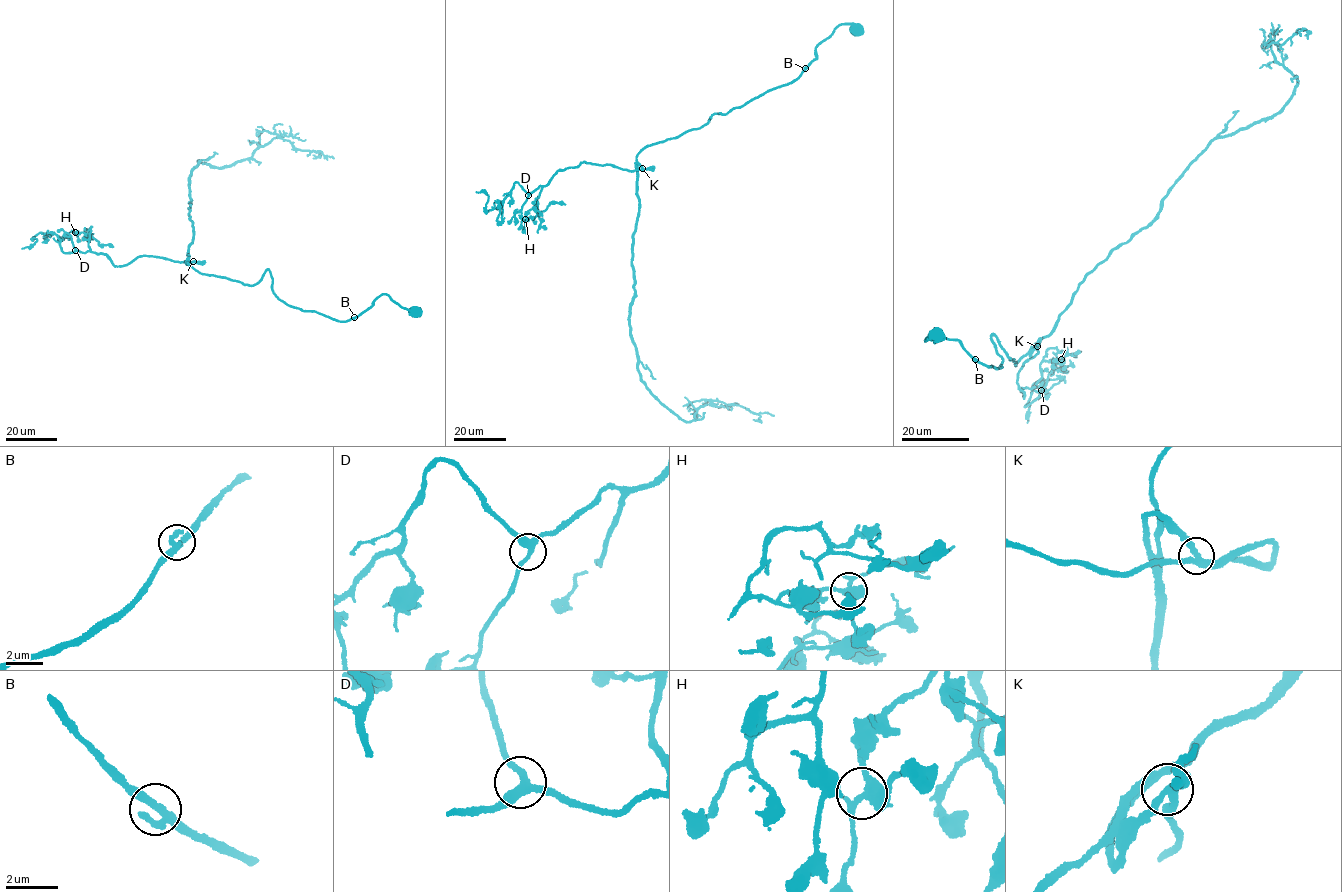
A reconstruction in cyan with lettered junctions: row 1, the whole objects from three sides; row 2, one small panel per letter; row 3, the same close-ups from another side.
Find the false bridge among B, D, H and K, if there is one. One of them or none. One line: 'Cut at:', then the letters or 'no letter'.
Cut at: no letter

